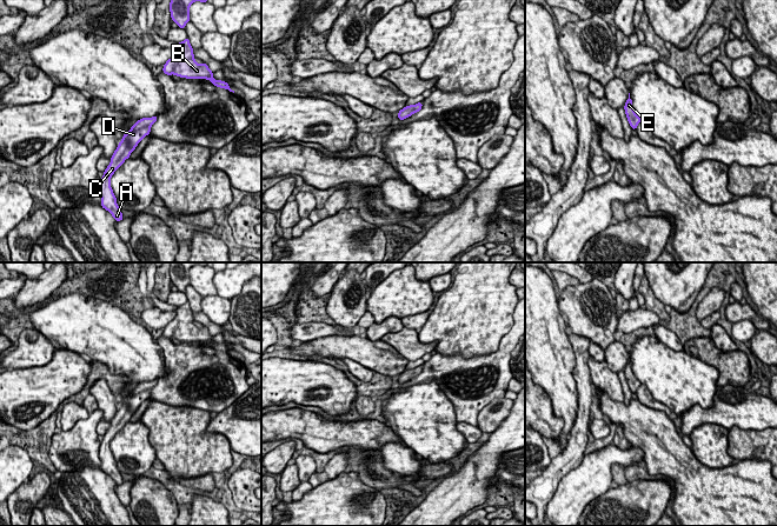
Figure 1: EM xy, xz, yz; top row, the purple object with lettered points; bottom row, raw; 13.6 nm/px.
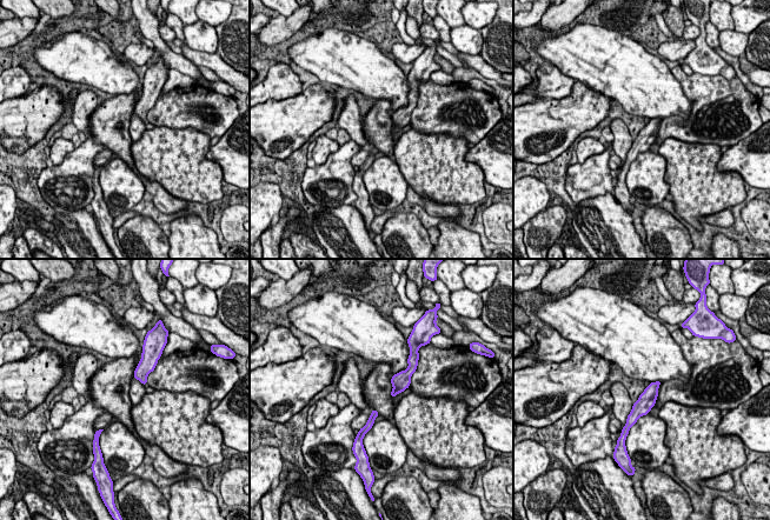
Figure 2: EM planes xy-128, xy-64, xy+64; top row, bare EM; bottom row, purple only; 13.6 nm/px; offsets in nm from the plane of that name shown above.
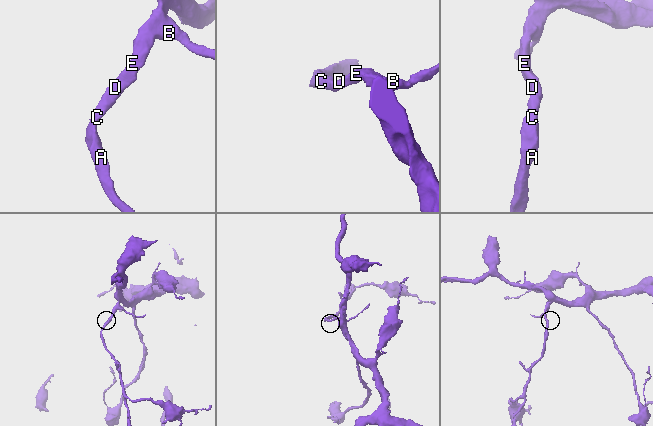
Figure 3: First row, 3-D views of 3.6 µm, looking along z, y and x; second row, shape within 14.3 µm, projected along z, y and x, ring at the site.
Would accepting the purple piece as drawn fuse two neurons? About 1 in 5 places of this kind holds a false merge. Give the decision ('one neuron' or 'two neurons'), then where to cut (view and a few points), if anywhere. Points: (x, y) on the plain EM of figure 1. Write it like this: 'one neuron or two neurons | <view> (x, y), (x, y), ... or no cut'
one neuron | no cut

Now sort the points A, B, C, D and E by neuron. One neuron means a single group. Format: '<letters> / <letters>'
A B C D E

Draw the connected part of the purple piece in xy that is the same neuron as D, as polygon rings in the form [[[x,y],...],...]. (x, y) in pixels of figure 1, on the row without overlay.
[[[158,379],[152,381],[139,382],[131,393],[122,399],[117,413],[111,420],[111,426],[104,435],[100,444],[99,458],[101,461],[101,471],[108,474],[117,486],[121,485],[122,477],[117,467],[117,461],[111,451],[111,440],[114,435],[130,421],[131,417],[135,413],[138,407],[150,398],[151,389],[157,385]]]

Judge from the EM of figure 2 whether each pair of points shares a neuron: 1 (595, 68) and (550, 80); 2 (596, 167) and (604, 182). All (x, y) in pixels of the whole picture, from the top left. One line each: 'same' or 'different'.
1: different
2: same

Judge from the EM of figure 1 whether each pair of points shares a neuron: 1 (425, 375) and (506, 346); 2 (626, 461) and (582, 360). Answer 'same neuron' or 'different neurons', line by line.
1: same neuron
2: different neurons

